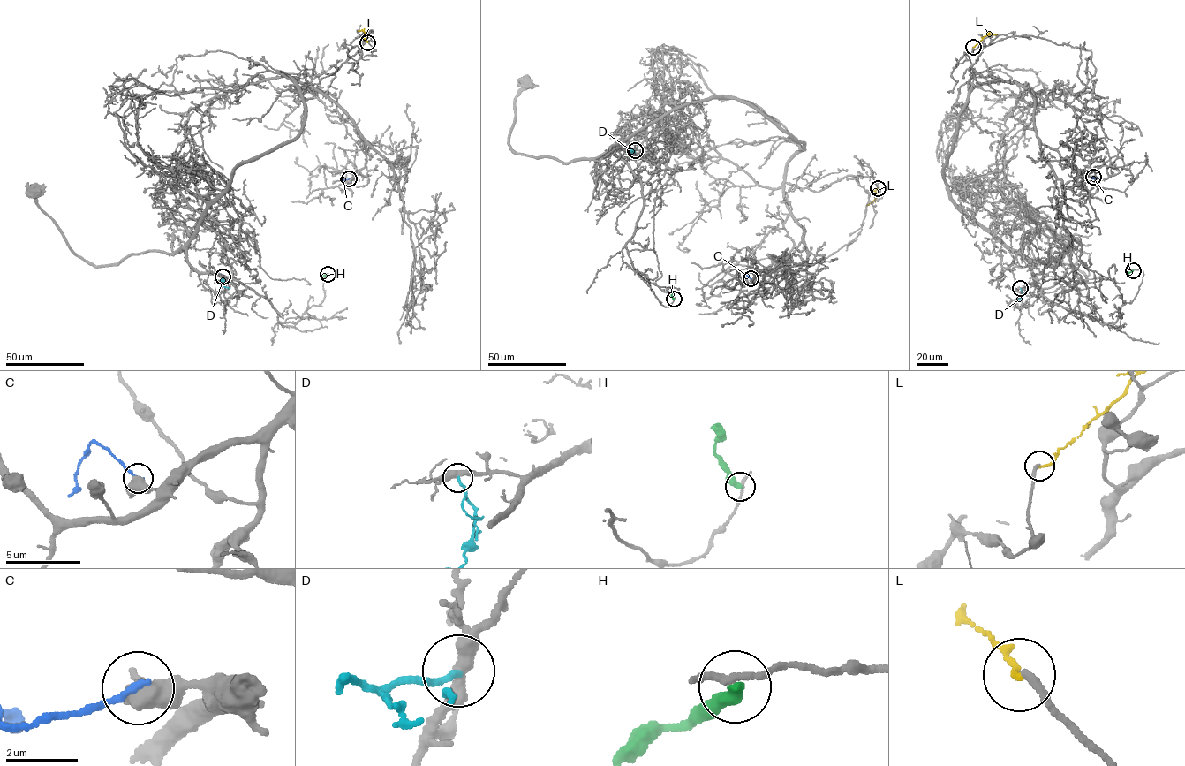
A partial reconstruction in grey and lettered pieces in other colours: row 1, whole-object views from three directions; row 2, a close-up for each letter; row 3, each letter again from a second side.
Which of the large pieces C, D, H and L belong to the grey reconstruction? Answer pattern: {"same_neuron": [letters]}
{"same_neuron": []}

